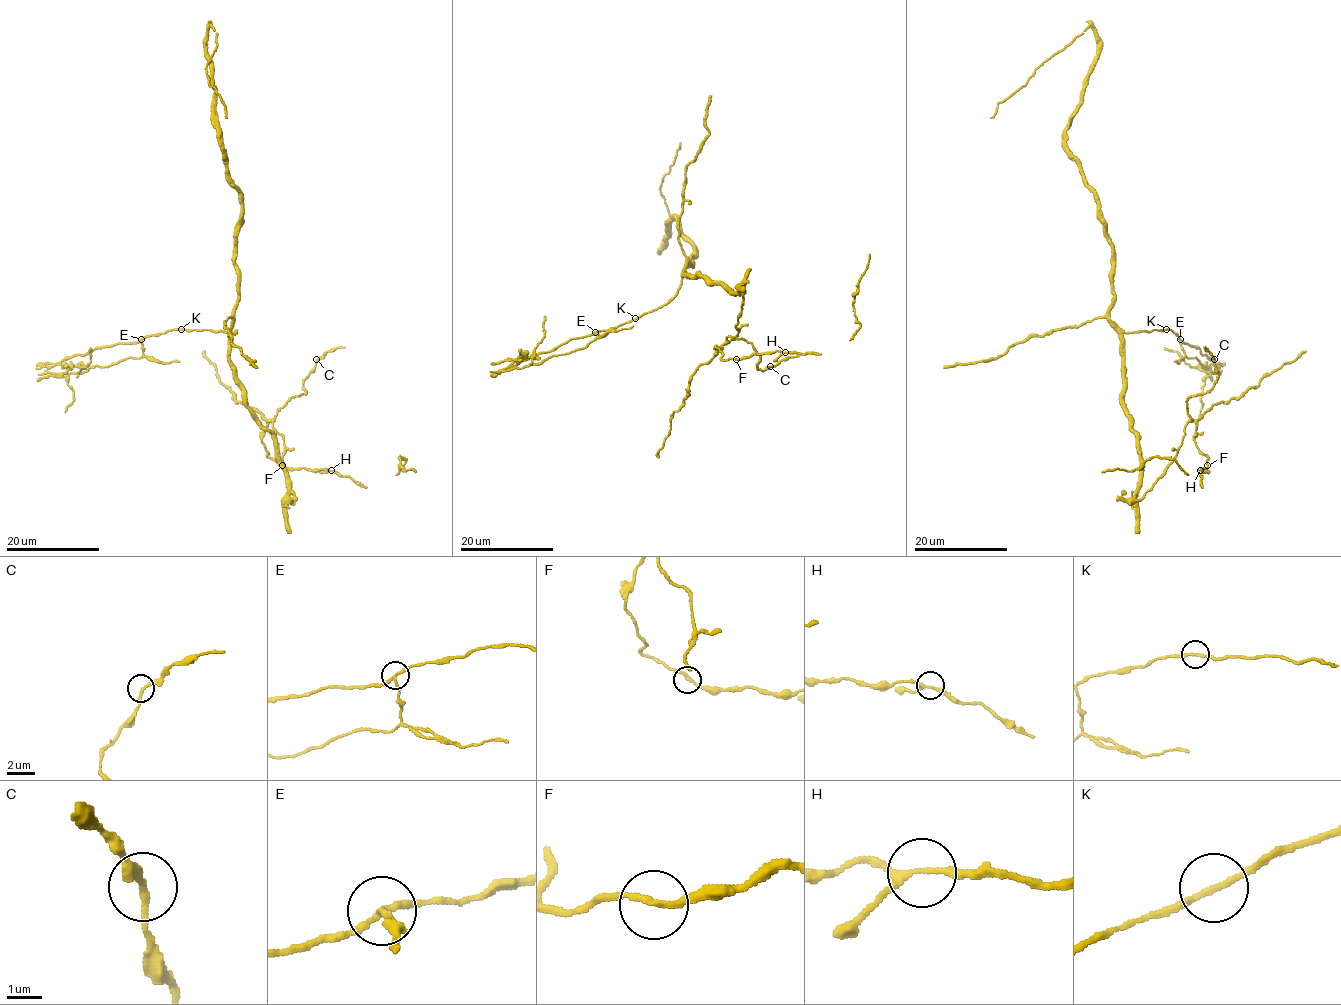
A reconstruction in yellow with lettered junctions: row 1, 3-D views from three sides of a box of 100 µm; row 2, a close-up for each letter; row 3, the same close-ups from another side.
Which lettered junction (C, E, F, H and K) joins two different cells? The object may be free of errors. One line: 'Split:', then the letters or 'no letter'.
Split: E

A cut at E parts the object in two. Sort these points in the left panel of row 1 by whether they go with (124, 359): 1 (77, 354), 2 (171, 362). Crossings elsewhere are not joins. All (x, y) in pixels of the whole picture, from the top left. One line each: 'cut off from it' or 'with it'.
1: cut off from it
2: with it

